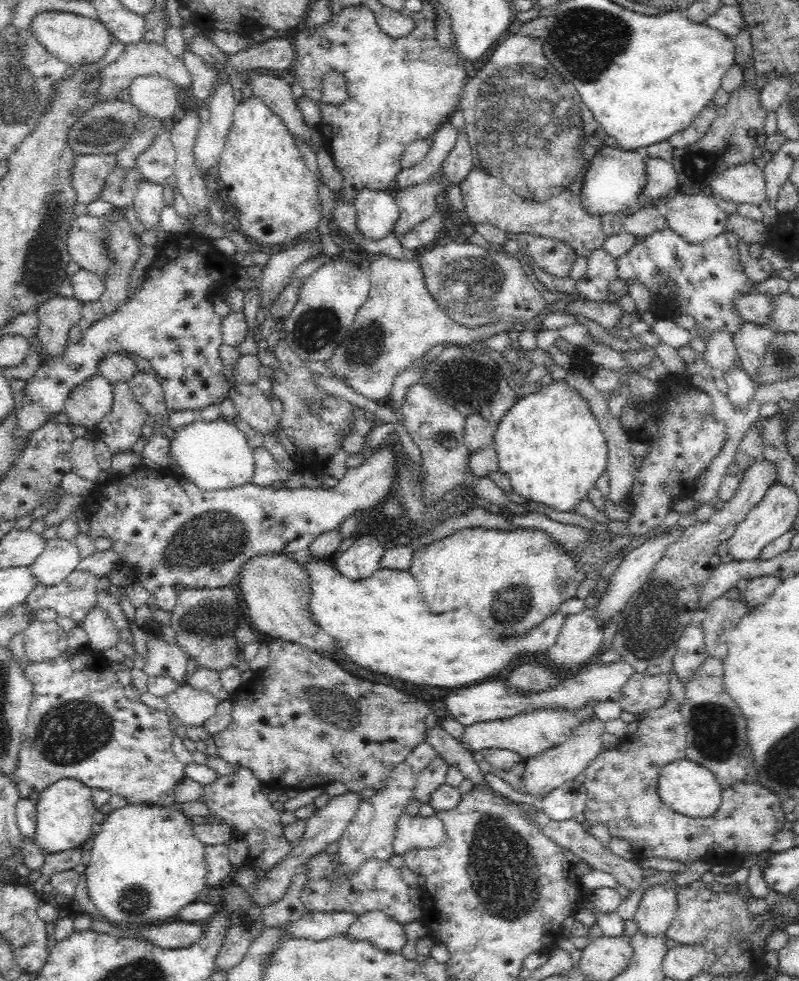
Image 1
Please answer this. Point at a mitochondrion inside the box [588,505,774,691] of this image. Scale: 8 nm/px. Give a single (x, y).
(655, 617)

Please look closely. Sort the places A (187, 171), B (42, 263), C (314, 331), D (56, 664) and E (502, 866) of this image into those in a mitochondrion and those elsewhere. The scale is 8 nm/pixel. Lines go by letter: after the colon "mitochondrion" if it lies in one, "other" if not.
A: other
B: mitochondrion
C: mitochondrion
D: other
E: mitochondrion

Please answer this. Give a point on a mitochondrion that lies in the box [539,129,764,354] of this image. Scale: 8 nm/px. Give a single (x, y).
(697, 165)

